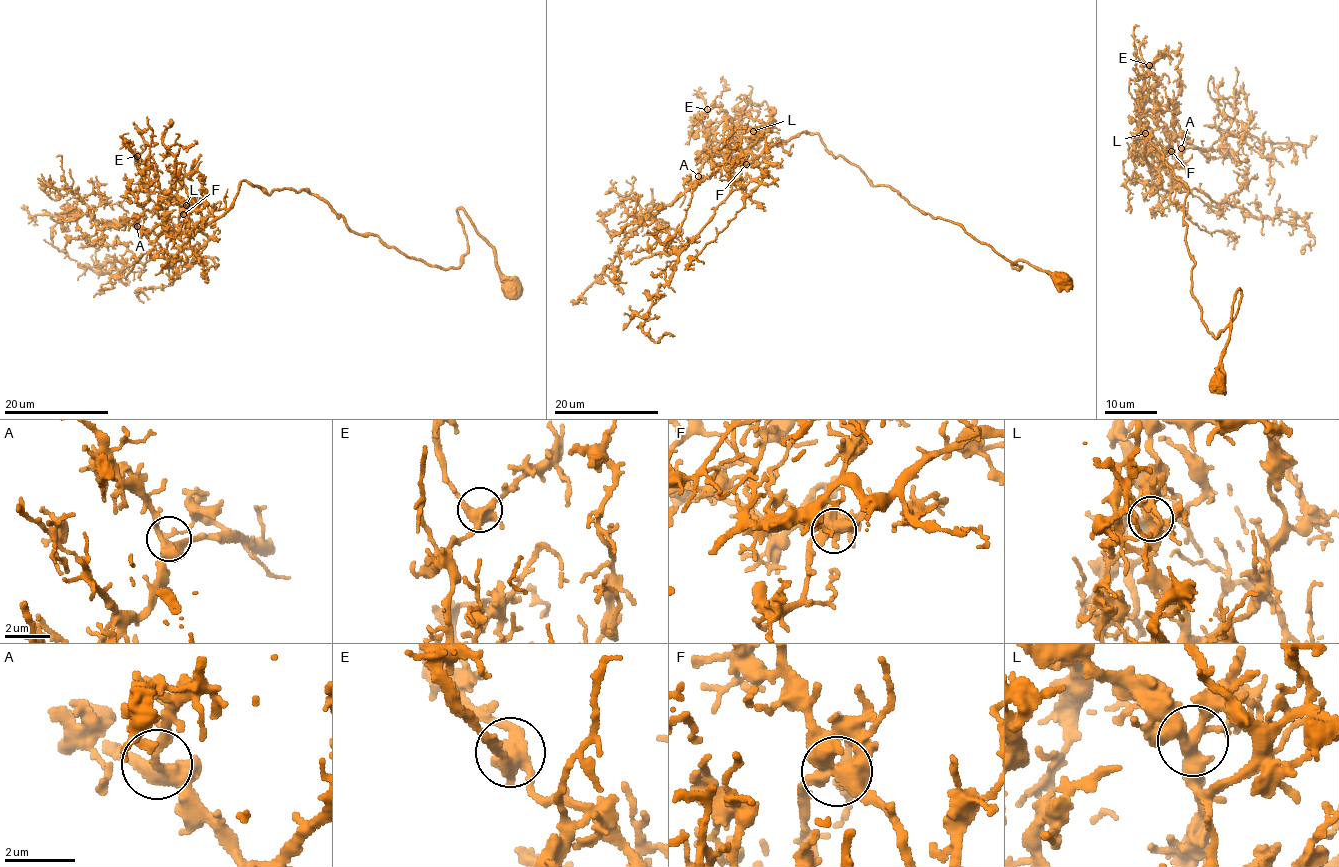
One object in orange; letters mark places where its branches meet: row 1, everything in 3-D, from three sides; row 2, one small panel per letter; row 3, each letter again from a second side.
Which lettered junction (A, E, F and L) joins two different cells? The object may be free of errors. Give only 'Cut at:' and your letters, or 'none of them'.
Cut at: none of them

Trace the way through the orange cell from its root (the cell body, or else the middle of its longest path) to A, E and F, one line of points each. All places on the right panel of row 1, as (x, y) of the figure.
A: (1220, 383), (1241, 290), (1213, 335), (1192, 294), (1188, 191), (1152, 135), (1145, 157), (1173, 165), (1181, 148)
E: (1220, 383), (1241, 290), (1213, 335), (1192, 294), (1188, 191), (1152, 135), (1145, 157), (1155, 168), (1149, 65)
F: (1220, 383), (1241, 290), (1213, 335), (1192, 294), (1188, 191), (1152, 135), (1145, 157), (1156, 167), (1171, 151)

